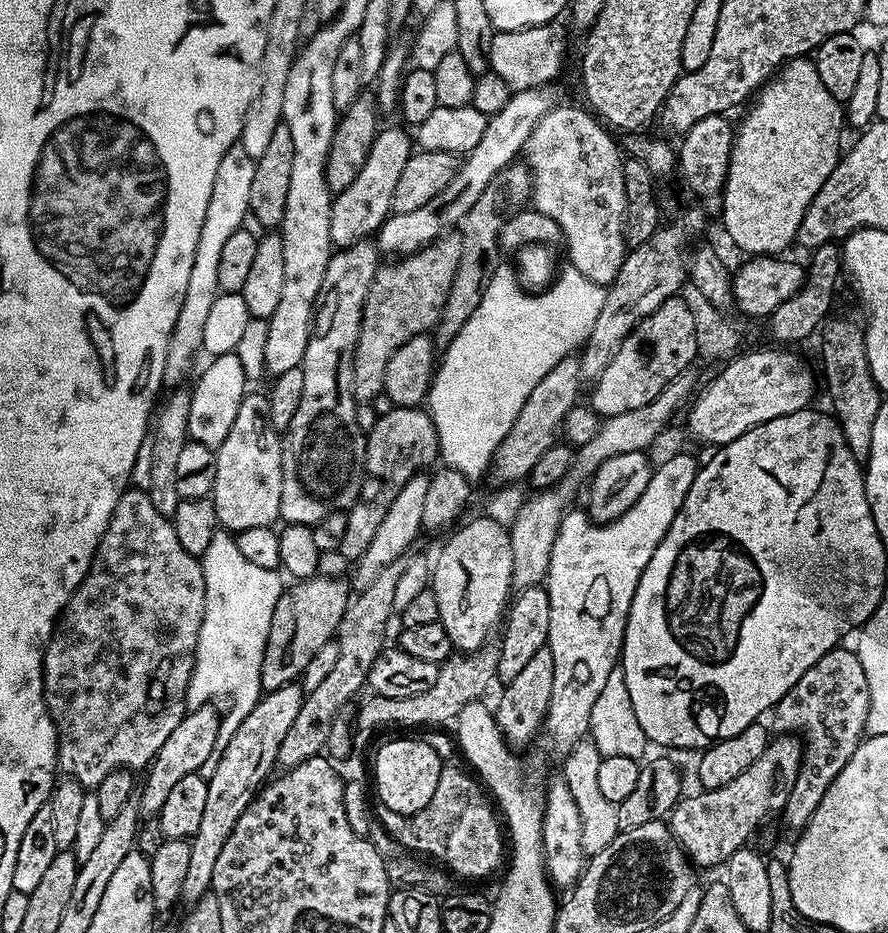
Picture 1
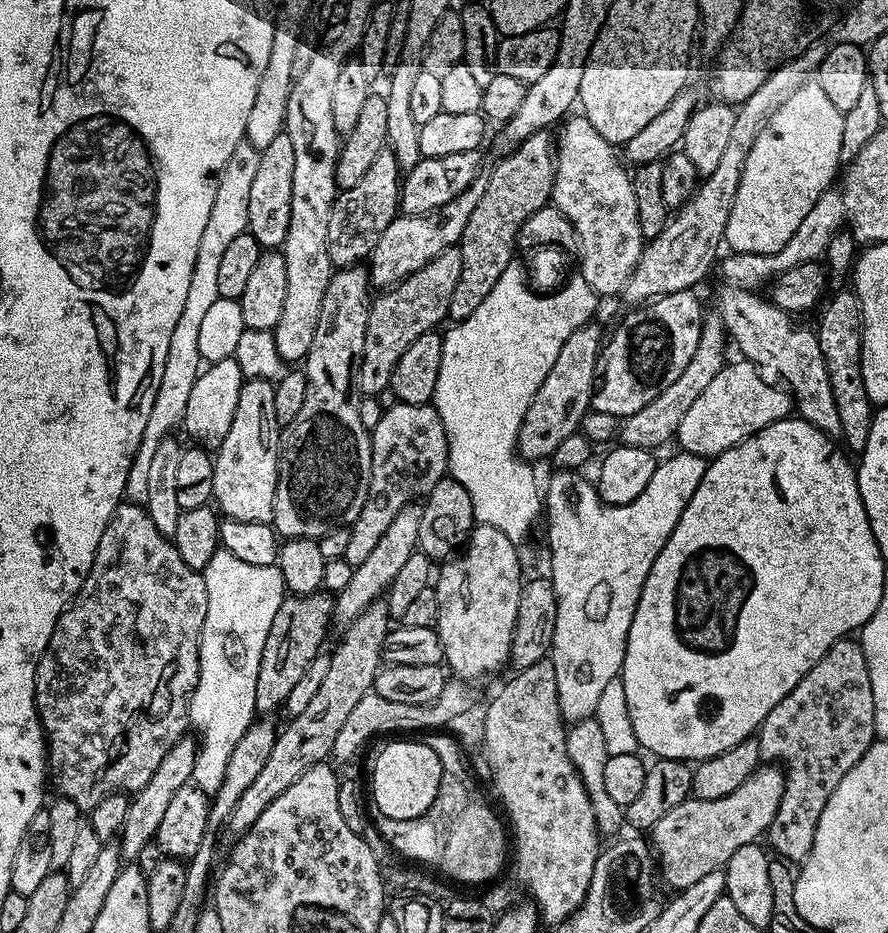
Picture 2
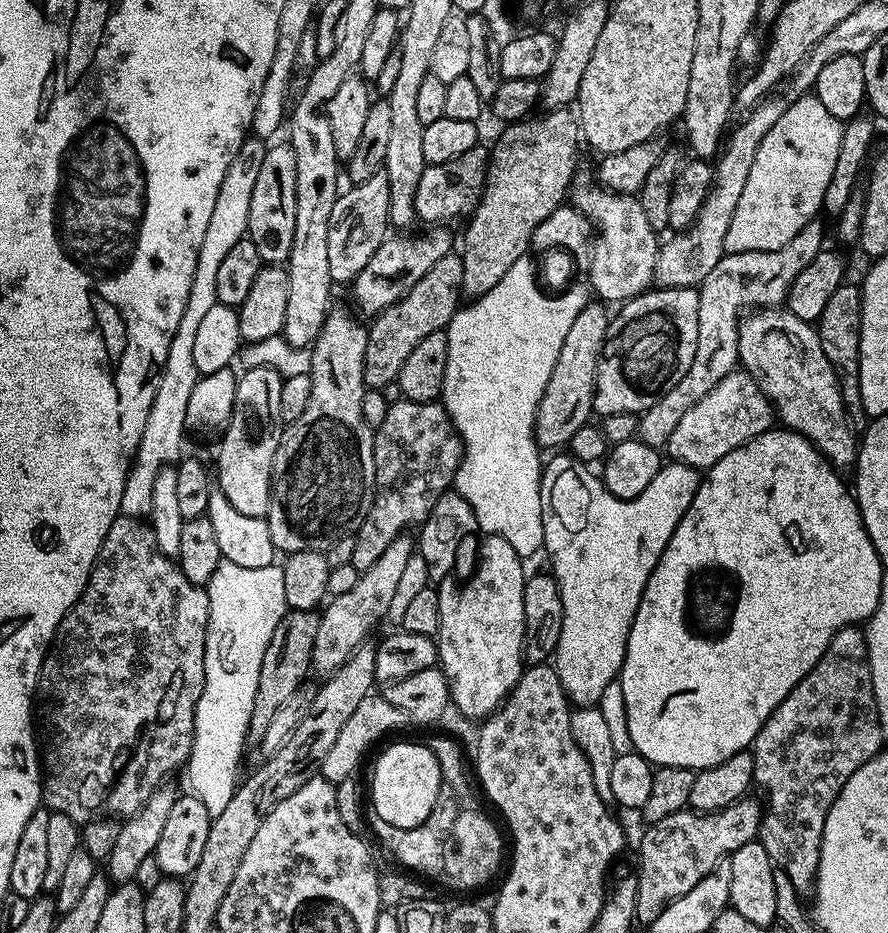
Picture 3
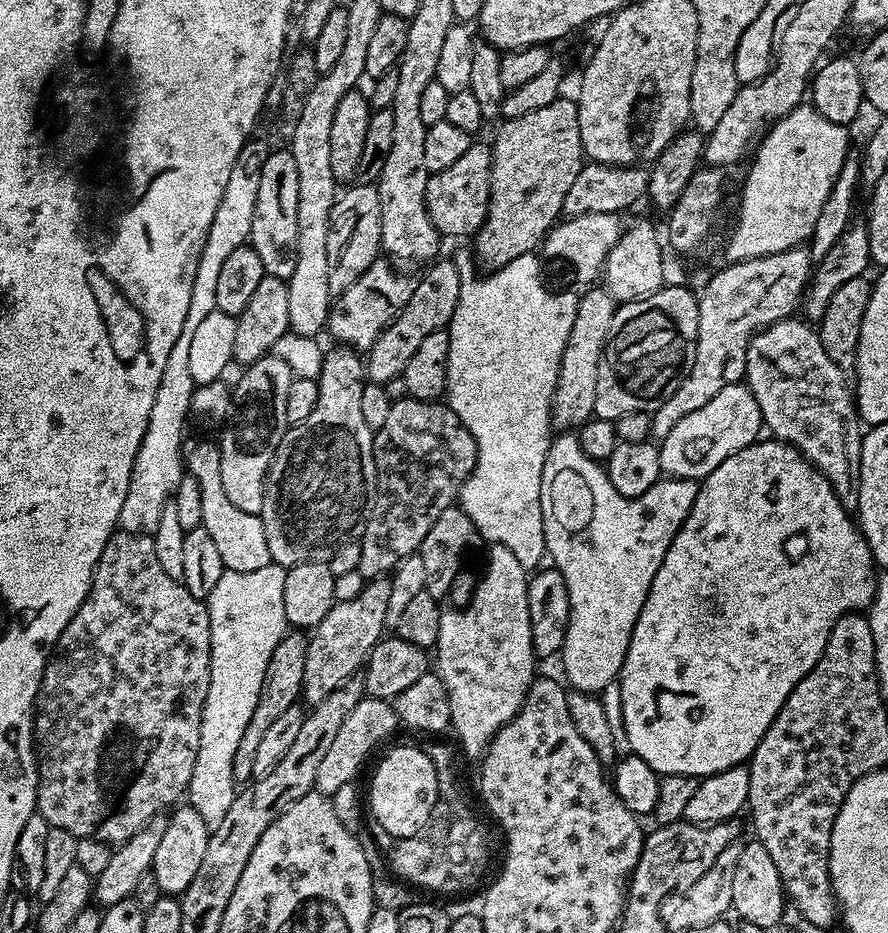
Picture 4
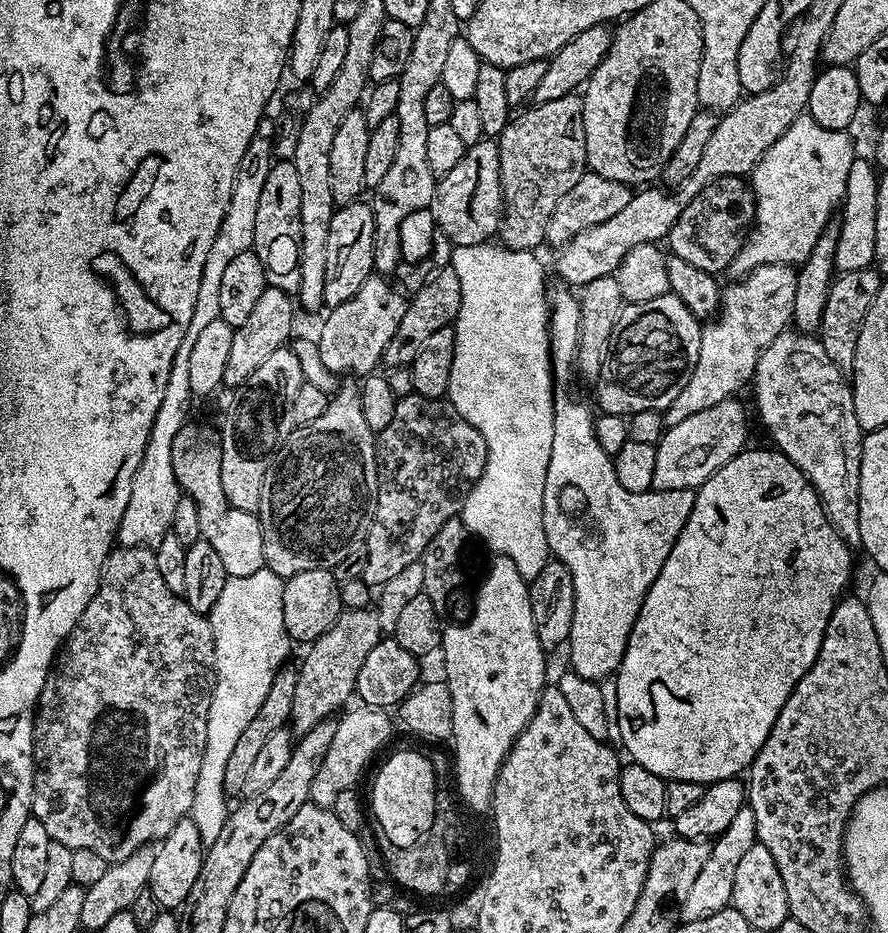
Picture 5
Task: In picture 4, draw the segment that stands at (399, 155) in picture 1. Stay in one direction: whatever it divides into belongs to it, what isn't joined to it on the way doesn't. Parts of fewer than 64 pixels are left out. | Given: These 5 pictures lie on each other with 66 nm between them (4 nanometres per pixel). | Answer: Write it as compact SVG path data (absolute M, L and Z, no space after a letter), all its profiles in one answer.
M353 183L337 195L330 214L330 234L326 237L326 259L330 290L334 294L345 292L381 255L382 202L376 184Z

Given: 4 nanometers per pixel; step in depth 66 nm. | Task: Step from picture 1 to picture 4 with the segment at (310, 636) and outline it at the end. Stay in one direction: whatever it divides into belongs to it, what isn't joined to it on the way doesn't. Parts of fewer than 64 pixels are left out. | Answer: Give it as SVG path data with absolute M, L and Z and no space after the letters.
M300 630L285 631L278 642L274 654L270 654L270 666L266 666L266 678L262 682L262 690L258 698L258 706L254 706L254 718L250 718L250 726L246 726L242 734L242 742L238 742L238 750L234 750L234 781L248 782L253 779L254 757L264 733L284 711L290 710L301 699L302 670L306 670L306 650L308 636Z

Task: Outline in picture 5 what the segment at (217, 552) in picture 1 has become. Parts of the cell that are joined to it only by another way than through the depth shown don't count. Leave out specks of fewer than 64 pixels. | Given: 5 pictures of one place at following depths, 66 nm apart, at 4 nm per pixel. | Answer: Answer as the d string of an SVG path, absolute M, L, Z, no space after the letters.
M267 566L254 570L254 574L246 574L246 578L229 576L210 613L216 685L212 687L210 714L206 722L206 750L202 754L202 770L198 770L190 813L205 846L217 840L218 834L222 834L222 826L226 826L228 821L230 797L224 788L226 761L250 718L262 710L262 702L266 702L266 694L270 694L270 682L274 682L276 673L285 667L287 661L284 659L288 656L290 641L282 618L284 582L285 577L274 574Z

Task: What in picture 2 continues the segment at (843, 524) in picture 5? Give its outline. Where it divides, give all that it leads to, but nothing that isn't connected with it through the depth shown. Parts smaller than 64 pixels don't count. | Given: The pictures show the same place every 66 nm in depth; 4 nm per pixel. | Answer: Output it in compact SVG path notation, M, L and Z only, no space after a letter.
M727 282L721 285L716 296L716 304L720 307L718 319L724 325L727 339L736 343L740 351L737 353L755 364L769 381L779 382L787 389L799 419L810 422L829 437L839 437L838 409L834 406L830 374L826 374L826 362L822 358L815 331L811 327L803 328L795 324L792 321L795 319L772 303L771 299L759 300L755 291Z

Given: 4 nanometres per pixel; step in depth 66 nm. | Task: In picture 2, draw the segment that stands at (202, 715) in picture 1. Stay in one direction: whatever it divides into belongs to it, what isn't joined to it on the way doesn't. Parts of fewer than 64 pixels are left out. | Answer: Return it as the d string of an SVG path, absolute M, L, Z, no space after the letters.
M185 734L172 747L170 754L166 754L166 758L162 758L162 763L158 766L158 770L154 770L150 782L146 782L146 786L142 786L142 790L129 799L126 822L120 827L118 837L120 854L125 861L135 861L136 856L142 854L142 846L146 846L146 842L156 839L156 831L158 826L162 826L162 817L165 816L170 801L174 799L174 794L191 781L197 747L197 741L193 737L191 740L191 735Z

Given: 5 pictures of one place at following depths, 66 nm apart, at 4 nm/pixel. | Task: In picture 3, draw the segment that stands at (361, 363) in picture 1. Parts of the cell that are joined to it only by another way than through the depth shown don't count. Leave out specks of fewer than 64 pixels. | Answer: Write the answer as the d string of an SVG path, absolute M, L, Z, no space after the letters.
M449 254L439 262L434 262L426 270L426 278L415 284L394 306L382 310L371 321L366 342L366 362L364 363L364 383L368 388L378 388L396 383L398 374L406 362L406 357L414 351L414 346L426 338L426 334L443 332L452 321L462 300L462 262L459 255Z

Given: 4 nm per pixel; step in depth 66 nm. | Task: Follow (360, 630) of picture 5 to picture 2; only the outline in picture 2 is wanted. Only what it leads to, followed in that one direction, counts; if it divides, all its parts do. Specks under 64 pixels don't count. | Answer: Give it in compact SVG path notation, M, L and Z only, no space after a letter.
M409 502L390 522L390 530L378 538L374 551L366 557L362 566L354 568L350 582L334 596L334 620L337 625L347 626L351 620L358 618L373 602L381 599L394 582L394 578L402 571L402 565L410 559L410 554L418 551L418 525L422 522L422 507L419 503Z

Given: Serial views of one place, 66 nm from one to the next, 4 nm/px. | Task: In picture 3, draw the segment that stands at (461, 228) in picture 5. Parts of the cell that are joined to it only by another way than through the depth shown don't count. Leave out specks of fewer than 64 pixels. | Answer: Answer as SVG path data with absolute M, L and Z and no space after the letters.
M477 146L466 150L466 154L458 154L458 158L450 158L450 162L429 164L423 170L416 183L412 195L412 205L416 211L417 221L428 226L440 226L444 220L456 220L472 215L480 195L484 192L484 179L488 177L489 149Z

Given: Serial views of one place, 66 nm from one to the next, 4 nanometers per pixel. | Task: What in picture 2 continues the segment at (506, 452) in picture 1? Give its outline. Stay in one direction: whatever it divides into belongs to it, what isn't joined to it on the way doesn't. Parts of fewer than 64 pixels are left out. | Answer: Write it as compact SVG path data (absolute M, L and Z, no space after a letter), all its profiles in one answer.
M596 322L583 324L566 338L566 342L562 342L562 350L558 350L550 374L546 374L530 406L526 406L516 439L516 451L521 458L529 462L547 461L565 438L580 431L580 422L592 407L592 387L596 384L596 363L601 347L602 335Z

